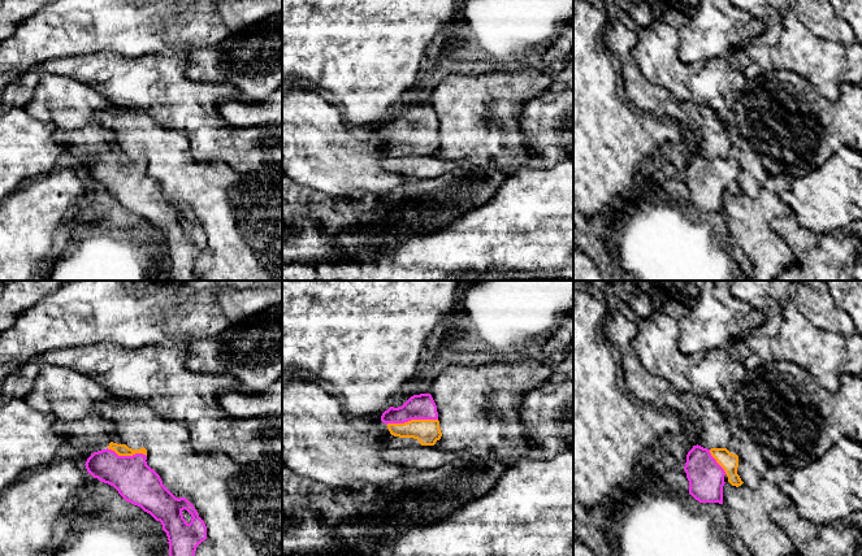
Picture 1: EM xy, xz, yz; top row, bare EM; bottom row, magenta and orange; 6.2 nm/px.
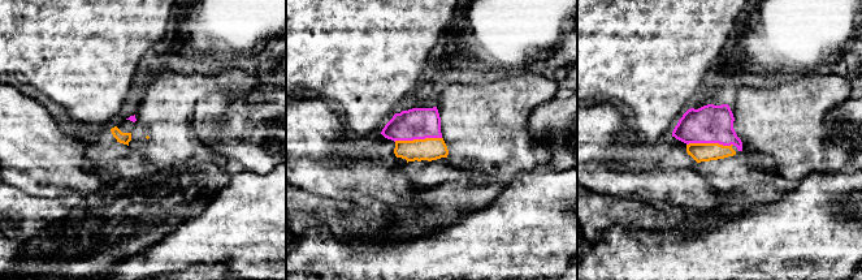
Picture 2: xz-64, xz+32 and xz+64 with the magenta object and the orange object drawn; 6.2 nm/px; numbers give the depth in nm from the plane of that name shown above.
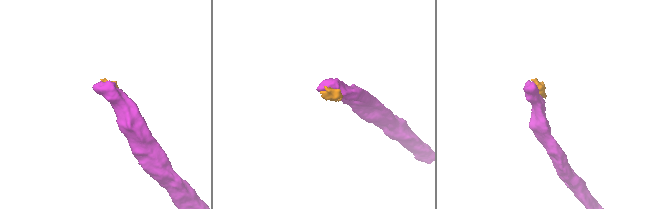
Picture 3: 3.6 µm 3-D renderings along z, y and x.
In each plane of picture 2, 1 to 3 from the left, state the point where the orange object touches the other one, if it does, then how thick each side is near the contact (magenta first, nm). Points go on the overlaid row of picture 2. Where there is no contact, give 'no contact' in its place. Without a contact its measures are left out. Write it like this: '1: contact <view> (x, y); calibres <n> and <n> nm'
1: no contact
2: contact xz+32 (417, 138); calibres 190 and 140 nm
3: contact xz+64 (710, 142); calibres 240 and 110 nm

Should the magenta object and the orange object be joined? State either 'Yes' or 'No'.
Yes

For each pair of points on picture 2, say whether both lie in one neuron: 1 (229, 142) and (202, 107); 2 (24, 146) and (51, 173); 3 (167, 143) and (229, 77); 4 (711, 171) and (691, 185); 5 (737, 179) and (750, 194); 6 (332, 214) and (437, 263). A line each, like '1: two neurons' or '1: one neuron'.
1: one neuron
2: one neuron
3: one neuron
4: two neurons
5: two neurons
6: two neurons

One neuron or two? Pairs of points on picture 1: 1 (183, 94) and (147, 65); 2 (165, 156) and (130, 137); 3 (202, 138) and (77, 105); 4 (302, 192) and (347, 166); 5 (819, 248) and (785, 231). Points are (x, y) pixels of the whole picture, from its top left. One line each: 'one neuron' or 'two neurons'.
1: one neuron
2: one neuron
3: two neurons
4: two neurons
5: one neuron

